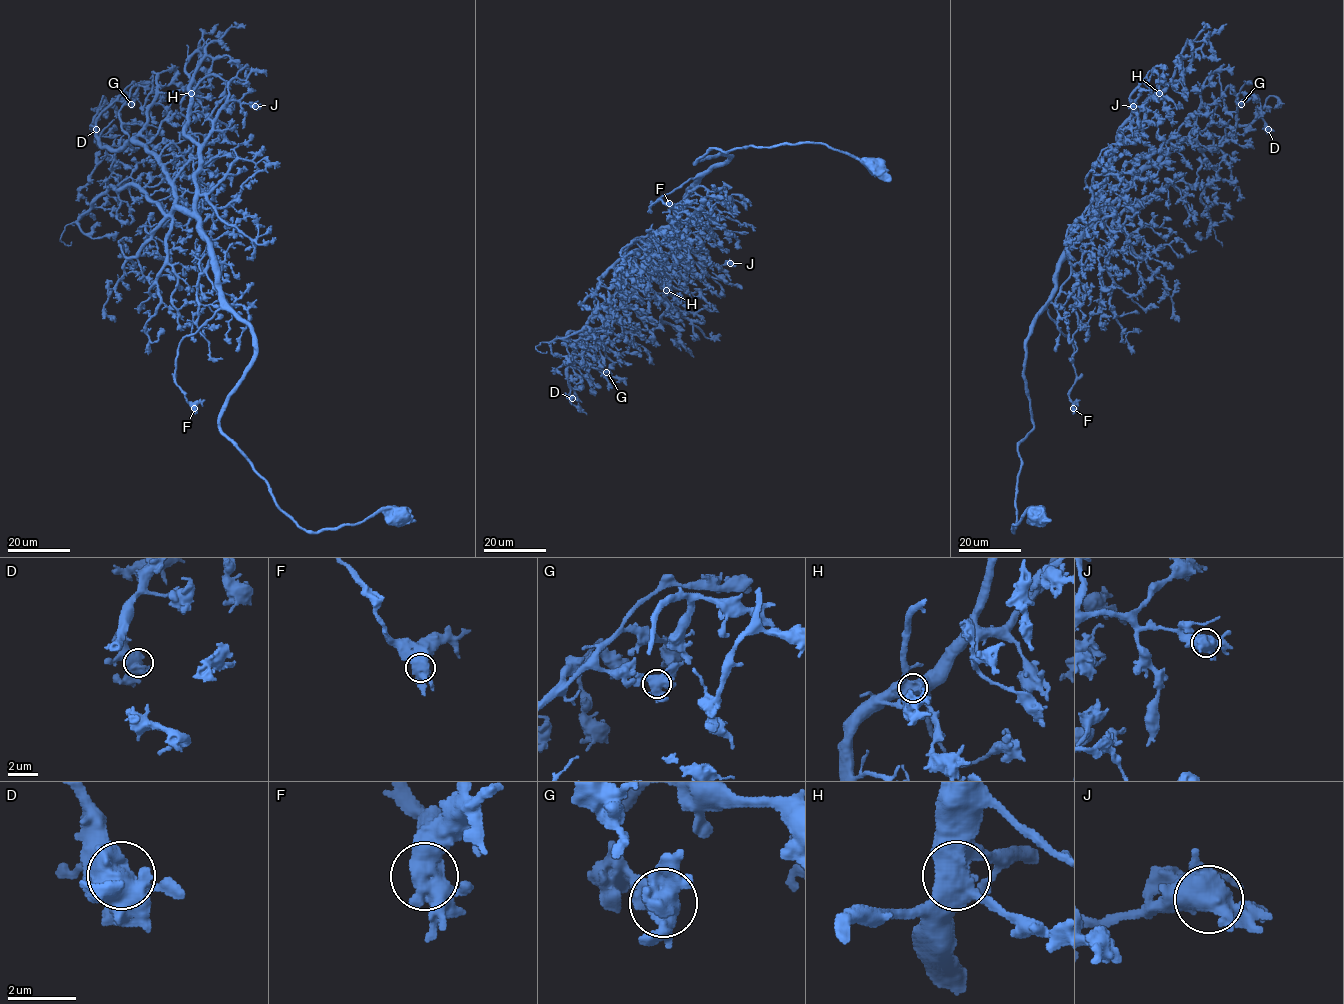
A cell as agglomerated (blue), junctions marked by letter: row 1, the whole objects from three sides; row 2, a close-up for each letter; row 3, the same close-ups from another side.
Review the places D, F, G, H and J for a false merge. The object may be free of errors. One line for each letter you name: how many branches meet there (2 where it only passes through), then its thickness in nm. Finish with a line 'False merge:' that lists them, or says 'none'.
False merge: none

